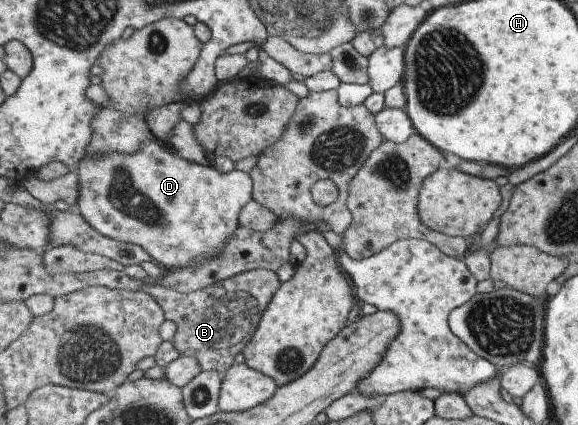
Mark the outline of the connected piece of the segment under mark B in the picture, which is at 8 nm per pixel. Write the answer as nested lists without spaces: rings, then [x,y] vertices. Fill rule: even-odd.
[[[260,268],[235,275],[187,294],[160,285],[146,285],[146,287],[142,287],[141,291],[155,297],[156,301],[163,306],[165,319],[176,323],[177,332],[173,344],[182,356],[195,358],[204,372],[225,373],[236,363],[236,357],[240,357],[240,352],[243,352],[247,345],[251,344],[250,339],[255,336],[254,333],[263,319],[263,313],[271,303],[280,284],[282,281],[275,271]]]

